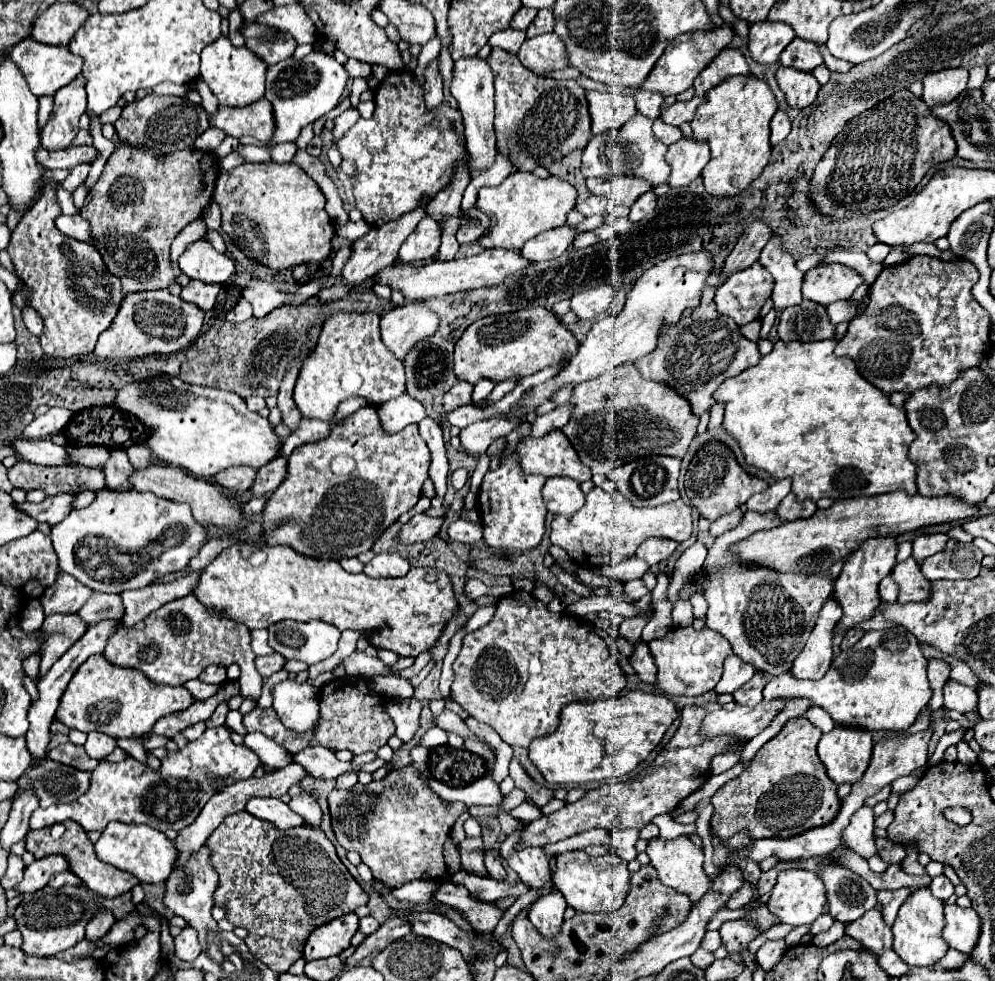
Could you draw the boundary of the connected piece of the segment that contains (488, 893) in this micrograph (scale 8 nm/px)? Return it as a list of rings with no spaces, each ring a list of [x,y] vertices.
[[[463,871],[453,875],[455,881],[463,883],[469,889],[469,895],[477,901],[485,901],[485,903],[495,903],[499,899],[505,897],[519,897],[523,893],[527,893],[523,883],[517,885],[507,885],[503,881],[495,881],[491,877],[477,877],[477,875],[467,875]]]

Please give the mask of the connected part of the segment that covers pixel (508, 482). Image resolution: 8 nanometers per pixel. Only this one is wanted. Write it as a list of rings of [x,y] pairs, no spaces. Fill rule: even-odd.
[[[515,453],[501,457],[497,469],[487,471],[483,477],[483,491],[479,489],[477,509],[481,513],[481,525],[485,529],[485,541],[493,549],[501,551],[523,551],[533,549],[541,543],[545,533],[545,503],[541,499],[541,487],[547,479],[543,475],[525,473],[519,467]]]

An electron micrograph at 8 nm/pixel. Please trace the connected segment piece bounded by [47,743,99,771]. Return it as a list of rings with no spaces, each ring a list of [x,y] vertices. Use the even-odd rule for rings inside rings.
[[[65,743],[65,745],[59,745],[59,747],[51,749],[47,753],[47,757],[57,761],[57,763],[63,763],[63,765],[77,767],[79,771],[93,771],[99,763],[99,761],[87,757],[87,753],[81,745],[73,745],[73,743]]]

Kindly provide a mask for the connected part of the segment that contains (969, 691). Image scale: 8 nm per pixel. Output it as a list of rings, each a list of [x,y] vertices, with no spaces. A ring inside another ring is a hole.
[[[949,679],[943,687],[943,697],[945,697],[945,707],[951,711],[959,713],[977,711],[977,691],[973,687]]]

